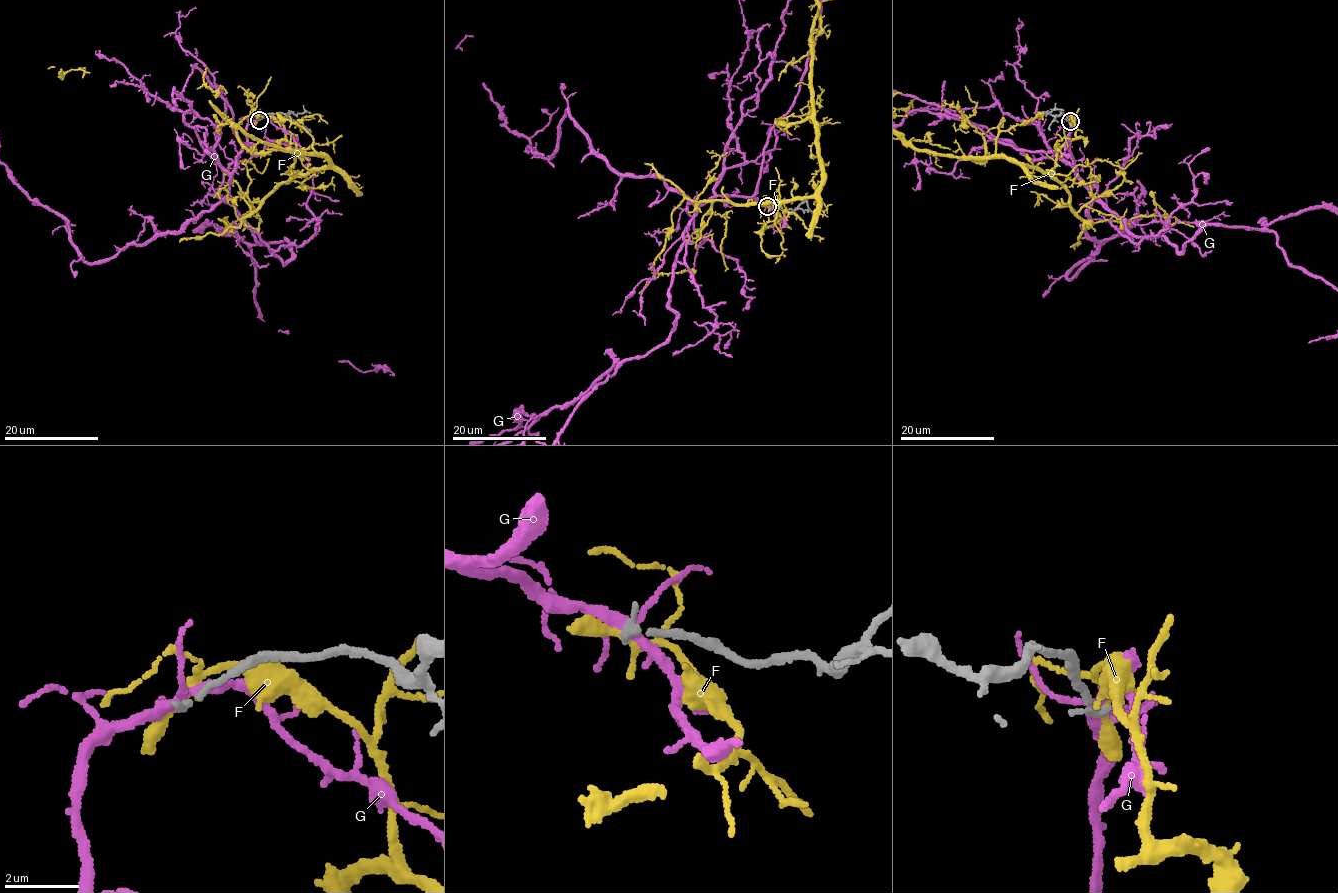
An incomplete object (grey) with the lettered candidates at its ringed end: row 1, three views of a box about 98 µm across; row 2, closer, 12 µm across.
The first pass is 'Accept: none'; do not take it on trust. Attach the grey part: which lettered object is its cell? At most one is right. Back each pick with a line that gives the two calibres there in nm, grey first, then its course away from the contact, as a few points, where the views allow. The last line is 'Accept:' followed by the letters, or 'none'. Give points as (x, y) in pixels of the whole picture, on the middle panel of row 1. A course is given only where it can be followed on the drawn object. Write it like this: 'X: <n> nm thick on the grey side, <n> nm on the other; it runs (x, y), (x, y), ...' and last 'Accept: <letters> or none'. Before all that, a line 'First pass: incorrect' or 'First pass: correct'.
First pass: correct
Accept: none

